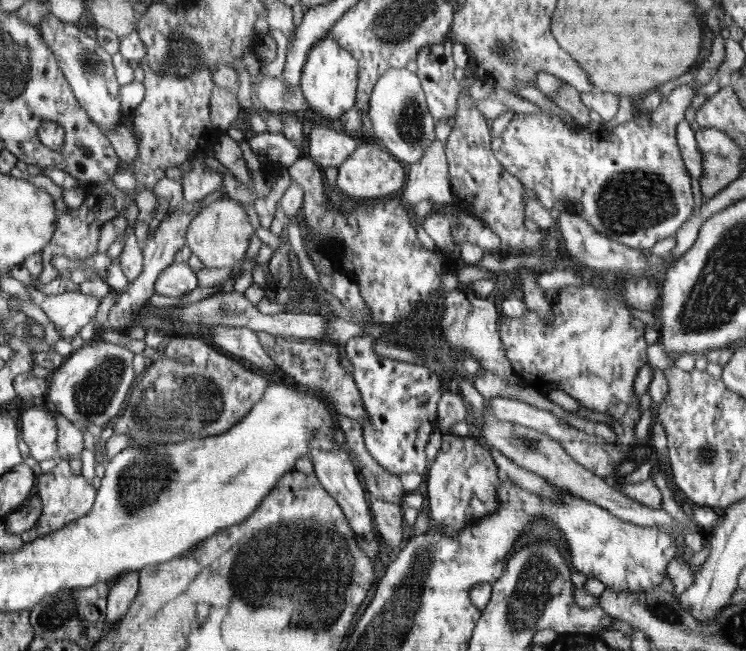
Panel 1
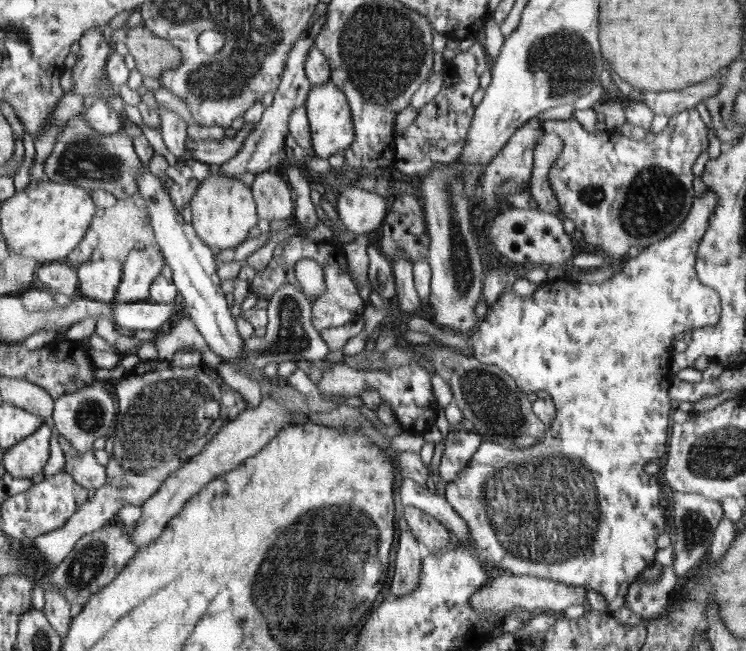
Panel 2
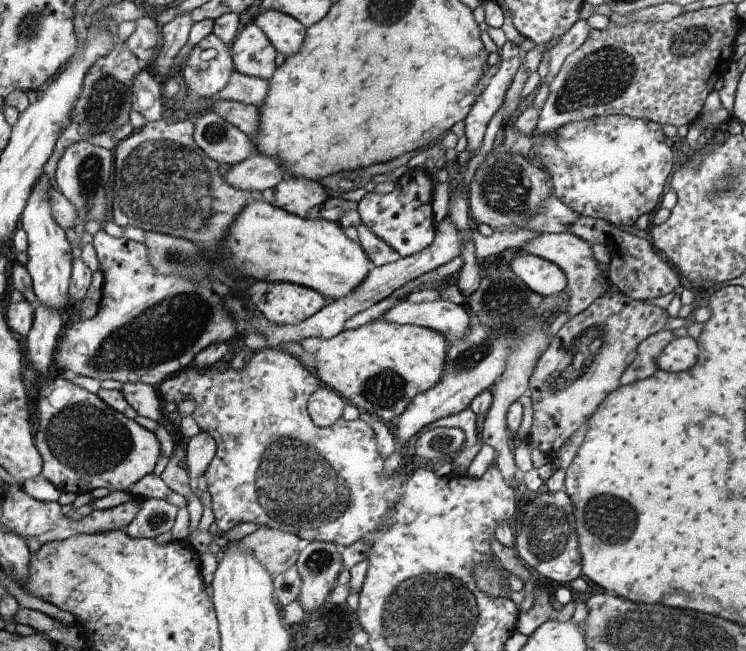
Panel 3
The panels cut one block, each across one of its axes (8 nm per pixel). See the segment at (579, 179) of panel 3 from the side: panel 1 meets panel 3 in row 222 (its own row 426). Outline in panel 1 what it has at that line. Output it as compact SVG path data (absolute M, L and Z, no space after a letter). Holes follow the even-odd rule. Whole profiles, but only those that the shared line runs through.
M653 279L624 280L617 290L593 287L592 284L581 287L570 285L559 289L558 302L551 303L554 320L542 320L535 312L529 310L522 318L500 315L499 335L504 346L504 354L510 361L522 386L526 389L548 394L553 390L566 392L581 407L602 414L609 414L614 421L610 428L617 434L618 445L625 449L638 446L634 435L634 427L640 414L640 396L636 396L634 380L638 372L648 364L648 344L644 338L644 330L648 322L642 322L630 313L630 308L642 311L659 309L662 300L662 284Z

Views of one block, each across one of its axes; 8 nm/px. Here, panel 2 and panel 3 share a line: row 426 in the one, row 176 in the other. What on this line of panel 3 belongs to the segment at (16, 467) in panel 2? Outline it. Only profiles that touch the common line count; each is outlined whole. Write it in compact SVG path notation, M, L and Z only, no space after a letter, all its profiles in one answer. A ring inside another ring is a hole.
M47 173L39 176L38 182L31 192L28 204L23 210L23 229L27 234L27 262L25 267L32 277L32 288L39 303L56 309L60 314L64 312L65 306L70 301L69 288L74 260L71 246L66 239L64 228L59 221L54 220L50 194L50 178Z

